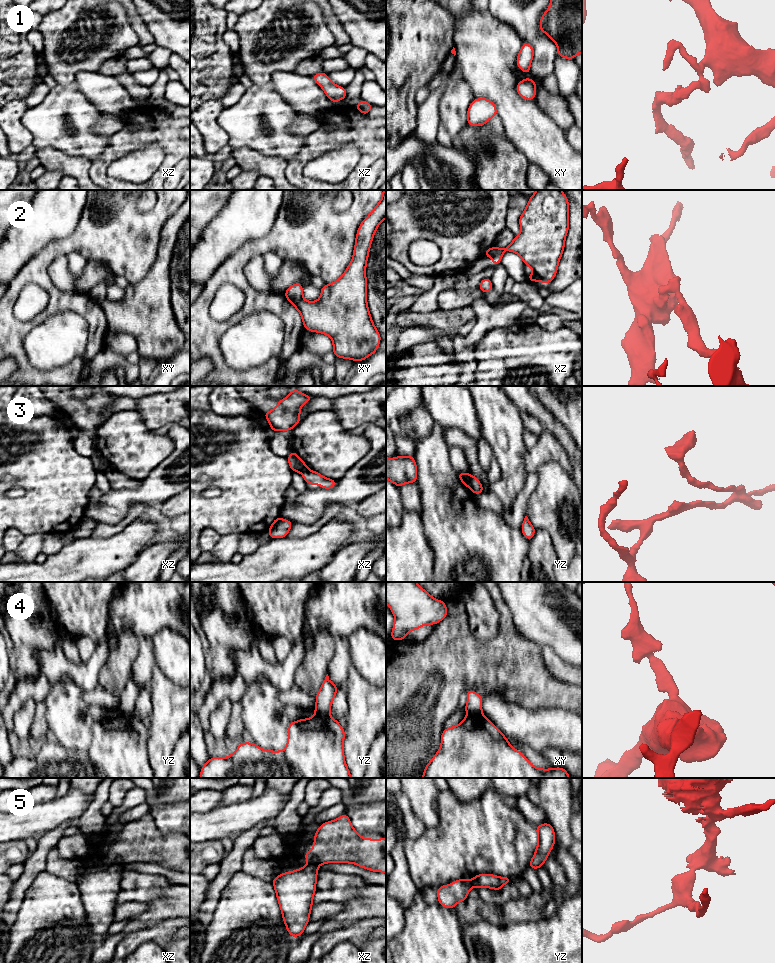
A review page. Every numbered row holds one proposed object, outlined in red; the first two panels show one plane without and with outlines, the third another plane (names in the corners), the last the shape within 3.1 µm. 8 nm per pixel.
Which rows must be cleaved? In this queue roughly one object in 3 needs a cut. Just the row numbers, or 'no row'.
2, 3, 4, 5

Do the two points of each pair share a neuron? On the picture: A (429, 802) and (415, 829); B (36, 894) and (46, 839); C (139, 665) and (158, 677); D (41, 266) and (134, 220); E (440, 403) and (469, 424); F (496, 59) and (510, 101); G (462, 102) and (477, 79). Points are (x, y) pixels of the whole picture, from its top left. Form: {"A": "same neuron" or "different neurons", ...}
{"A": "different neurons", "B": "different neurons", "C": "different neurons", "D": "same neuron", "E": "same neuron", "F": "same neuron", "G": "different neurons"}

